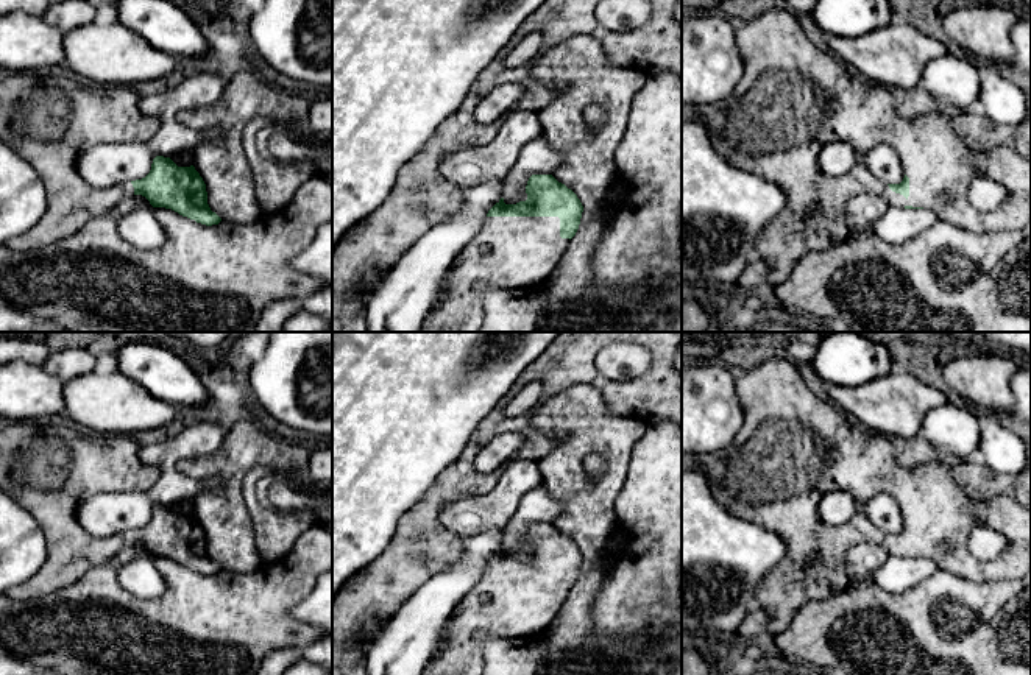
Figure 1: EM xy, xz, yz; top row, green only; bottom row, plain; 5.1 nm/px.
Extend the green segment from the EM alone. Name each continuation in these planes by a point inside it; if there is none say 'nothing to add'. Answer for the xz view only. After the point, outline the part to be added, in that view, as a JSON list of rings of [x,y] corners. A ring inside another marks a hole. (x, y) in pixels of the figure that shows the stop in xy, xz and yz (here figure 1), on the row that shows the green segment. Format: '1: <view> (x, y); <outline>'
1: xz (507, 253); [[[487,217],[473,242],[462,249],[459,262],[449,268],[446,299],[427,312],[420,332],[479,332],[484,320],[484,301],[477,284],[485,281],[490,288],[505,290],[537,287],[554,271],[569,242],[569,239],[560,237],[558,217]]]

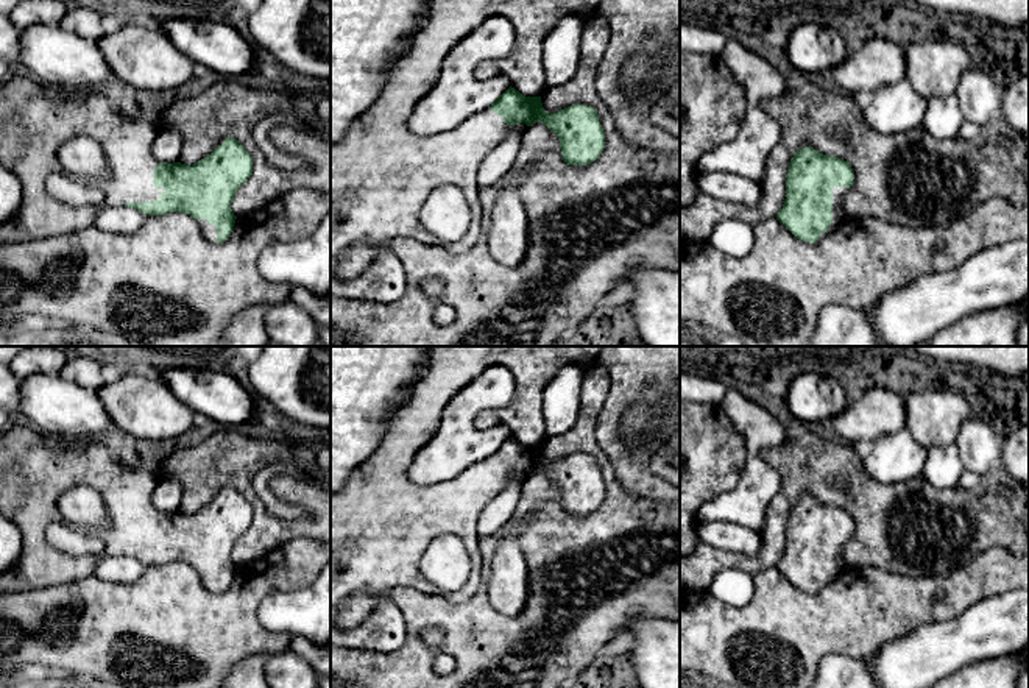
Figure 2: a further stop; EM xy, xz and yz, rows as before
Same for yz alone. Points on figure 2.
1: yz (839, 216); [[[834,187],[833,189],[833,223],[828,226],[826,232],[820,234],[819,240],[825,234],[834,232],[843,222],[848,220],[845,211],[842,209],[842,203],[843,203],[843,198],[848,193],[848,190],[850,190],[848,187]]]

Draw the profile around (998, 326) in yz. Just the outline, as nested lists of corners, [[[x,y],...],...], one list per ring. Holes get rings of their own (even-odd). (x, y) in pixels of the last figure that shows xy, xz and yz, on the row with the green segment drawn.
[[[1029,303],[979,310],[939,331],[929,346],[1015,346]]]

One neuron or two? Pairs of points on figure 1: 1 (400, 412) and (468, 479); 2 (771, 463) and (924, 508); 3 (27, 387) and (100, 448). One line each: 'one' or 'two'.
1: two
2: one
3: two

